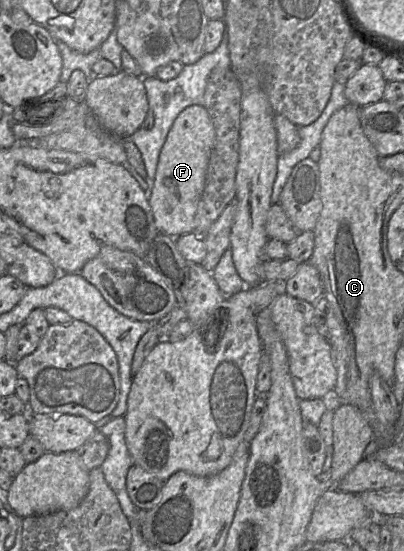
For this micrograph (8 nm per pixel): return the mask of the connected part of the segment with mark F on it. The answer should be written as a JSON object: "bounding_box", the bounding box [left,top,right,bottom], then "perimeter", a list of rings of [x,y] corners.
{"bounding_box":[148,106,215,238],"perimeter":[[[189,106],[175,120],[161,150],[154,186],[148,200],[159,234],[178,238],[193,233],[194,218],[206,185],[214,142],[215,128],[204,106]]]}

